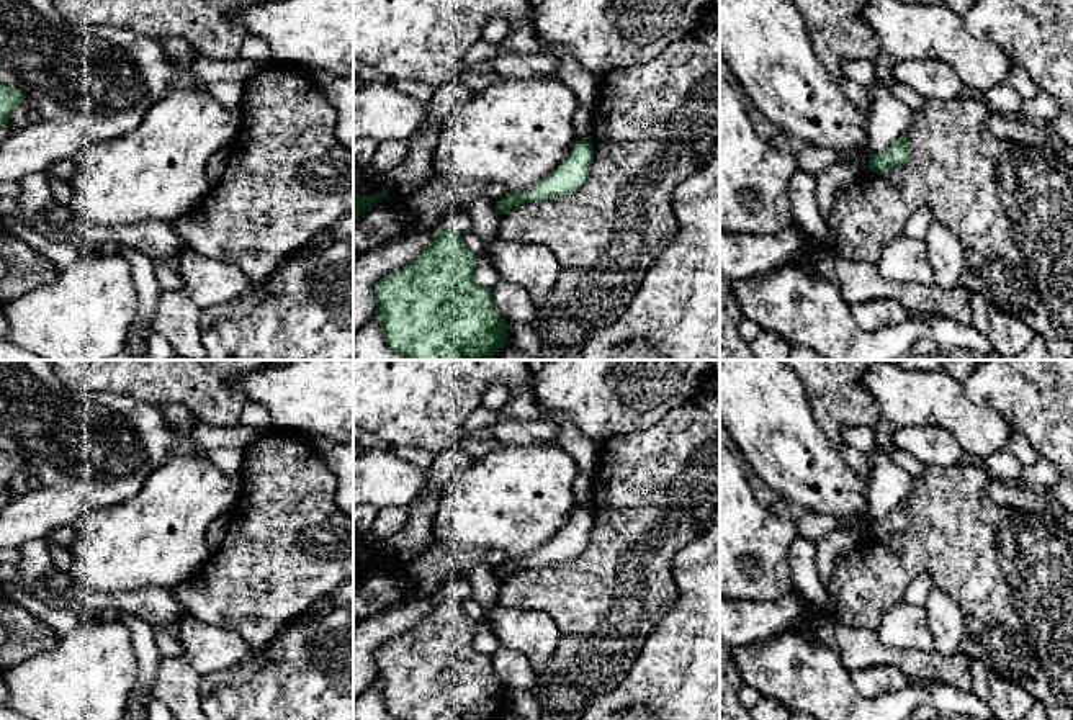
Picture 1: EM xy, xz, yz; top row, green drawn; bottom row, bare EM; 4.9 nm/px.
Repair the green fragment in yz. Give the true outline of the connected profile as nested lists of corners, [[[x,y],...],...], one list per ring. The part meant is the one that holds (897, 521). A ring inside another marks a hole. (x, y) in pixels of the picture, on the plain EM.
[[[901,502],[883,520],[869,520],[869,537],[888,540],[908,527],[909,511]]]

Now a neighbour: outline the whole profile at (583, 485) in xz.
[[[581,471],[574,479],[574,496],[577,499],[577,507],[590,509],[592,488],[594,488],[594,476]]]

